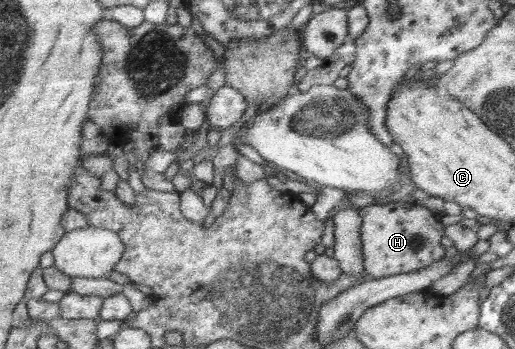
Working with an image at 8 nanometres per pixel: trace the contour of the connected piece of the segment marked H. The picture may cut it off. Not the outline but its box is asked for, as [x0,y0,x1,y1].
[359,199,445,278]

